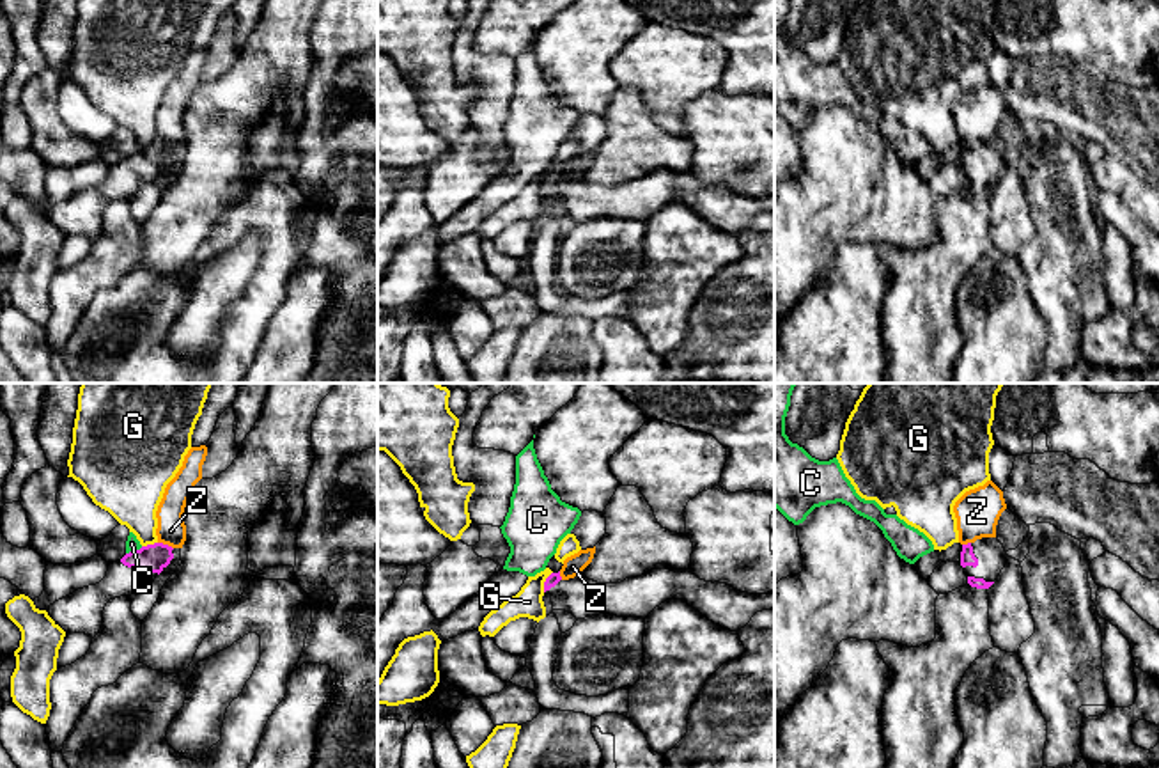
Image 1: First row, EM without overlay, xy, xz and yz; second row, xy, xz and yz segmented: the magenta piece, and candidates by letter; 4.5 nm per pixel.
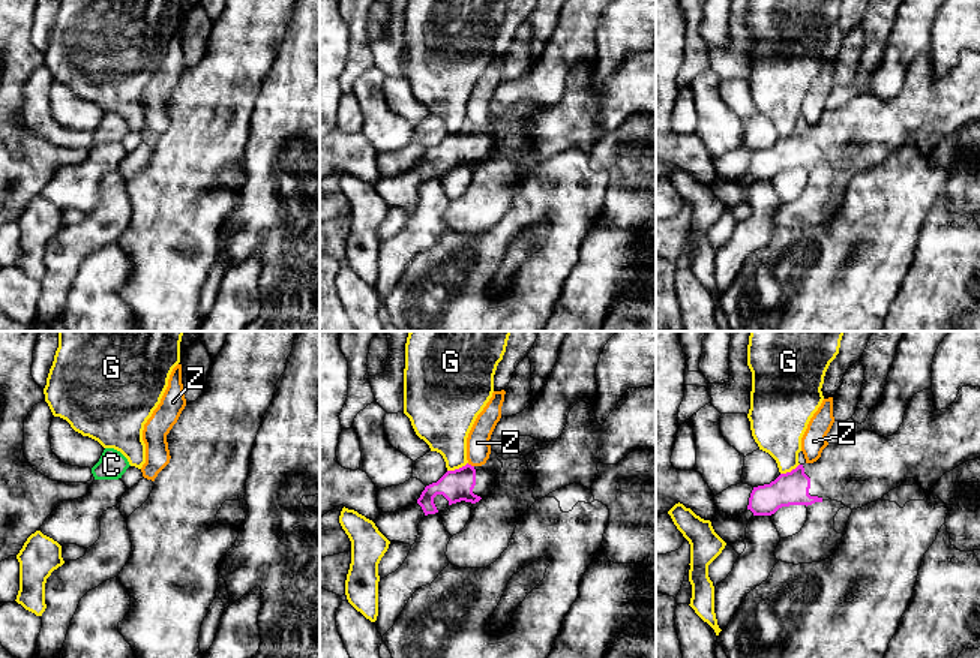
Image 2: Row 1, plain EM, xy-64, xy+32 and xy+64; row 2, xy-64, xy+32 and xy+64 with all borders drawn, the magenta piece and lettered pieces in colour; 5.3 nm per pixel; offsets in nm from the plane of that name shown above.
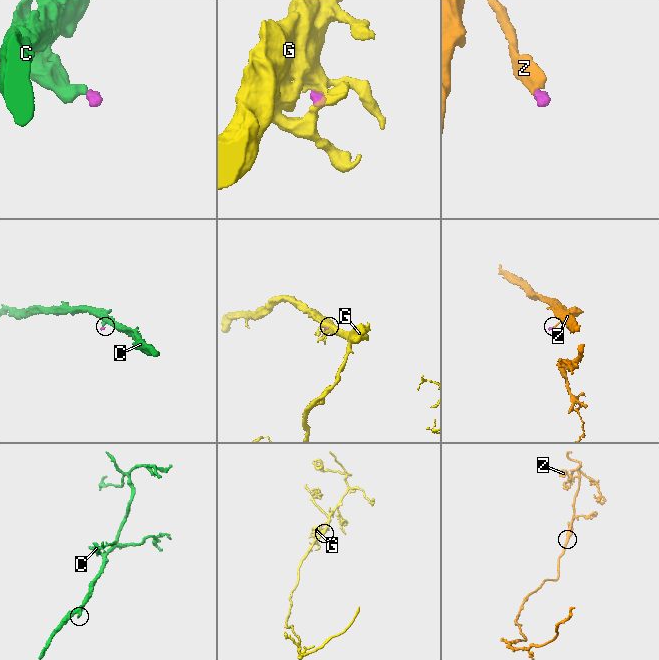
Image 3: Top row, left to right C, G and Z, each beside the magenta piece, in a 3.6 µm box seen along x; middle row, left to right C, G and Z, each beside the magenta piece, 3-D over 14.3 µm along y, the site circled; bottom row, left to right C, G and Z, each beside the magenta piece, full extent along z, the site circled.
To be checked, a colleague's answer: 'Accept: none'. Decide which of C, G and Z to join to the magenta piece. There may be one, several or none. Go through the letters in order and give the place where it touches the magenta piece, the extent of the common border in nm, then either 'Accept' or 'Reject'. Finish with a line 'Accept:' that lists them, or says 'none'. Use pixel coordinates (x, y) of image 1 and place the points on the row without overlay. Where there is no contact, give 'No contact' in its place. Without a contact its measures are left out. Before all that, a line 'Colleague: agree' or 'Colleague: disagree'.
Colleague: agree
C: Touches magenta at xy (135, 153). Shared border 90 nm. Reject
G: Touches magenta at xz (544, 185). Shared border 100 nm. Reject
Z: Touches magenta at xy (165, 148). Shared border 80 nm. Reject
Accept: none

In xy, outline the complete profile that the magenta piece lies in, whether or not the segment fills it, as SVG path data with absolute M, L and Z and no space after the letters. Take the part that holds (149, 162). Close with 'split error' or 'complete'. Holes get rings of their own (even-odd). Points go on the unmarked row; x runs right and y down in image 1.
M163 145L142 149L108 168L106 179L55 204L48 218L66 236L96 239L103 229L103 213L110 202L131 199L142 183L159 176L174 177L181 163L181 151Z; split error

